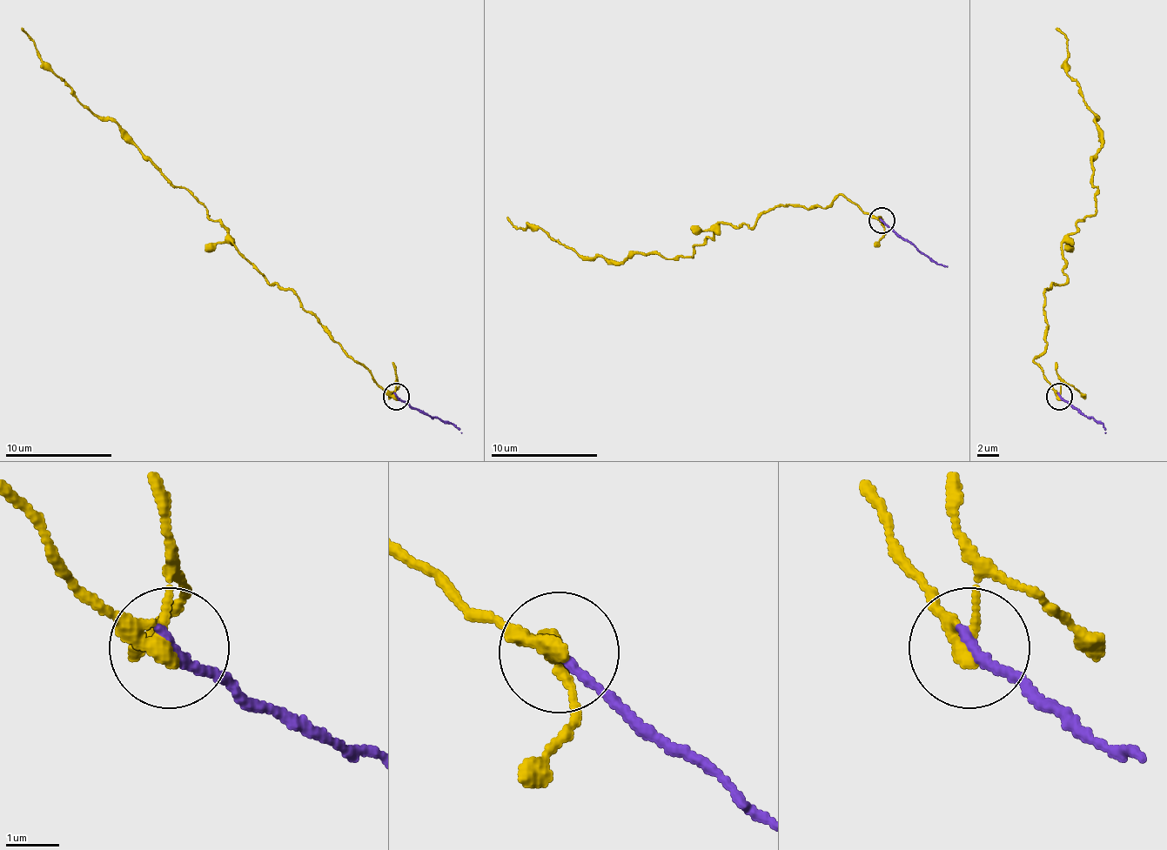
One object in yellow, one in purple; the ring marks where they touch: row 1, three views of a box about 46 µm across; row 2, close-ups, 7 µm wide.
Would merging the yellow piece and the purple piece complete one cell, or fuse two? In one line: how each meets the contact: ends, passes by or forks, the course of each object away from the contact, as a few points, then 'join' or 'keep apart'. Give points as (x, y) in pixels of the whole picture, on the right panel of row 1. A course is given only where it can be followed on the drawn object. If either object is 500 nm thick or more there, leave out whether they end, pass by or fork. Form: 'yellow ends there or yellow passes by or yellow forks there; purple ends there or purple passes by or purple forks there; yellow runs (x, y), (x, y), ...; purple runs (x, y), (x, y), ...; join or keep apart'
yellow passes by; purple ends there; yellow runs (1060, 396), (1033, 361), (1046, 345), (1043, 294), (1068, 278), (1063, 244), (1095, 211), (1100, 129), (1055, 30); purple runs (1060, 396), (1081, 414), (1097, 420), (1105, 433); join

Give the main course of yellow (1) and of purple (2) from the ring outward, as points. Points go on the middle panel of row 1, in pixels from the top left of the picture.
1: (881, 221), (841, 194), (825, 207), (779, 204), (750, 229), (720, 224), (694, 256), (606, 261), (506, 216)
2: (881, 221), (932, 258), (948, 266)

